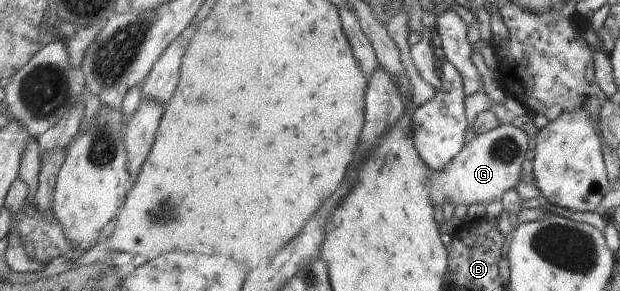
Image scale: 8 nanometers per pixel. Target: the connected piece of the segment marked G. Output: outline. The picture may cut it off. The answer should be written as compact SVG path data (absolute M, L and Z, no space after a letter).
M502 123L497 129L477 134L445 171L433 170L435 205L452 201L455 205L491 205L501 201L509 191L517 190L523 179L523 167L534 147L532 137L521 127Z

